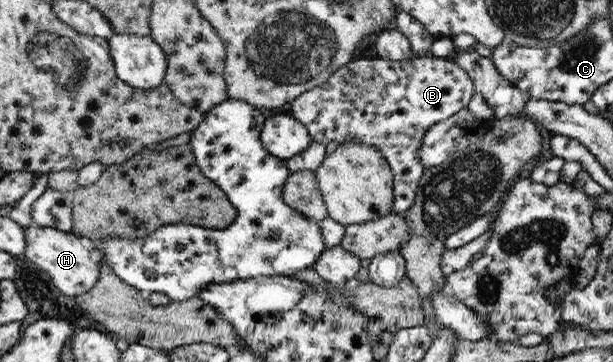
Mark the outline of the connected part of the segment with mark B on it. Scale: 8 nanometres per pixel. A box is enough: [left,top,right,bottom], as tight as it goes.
[288,55,474,214]

